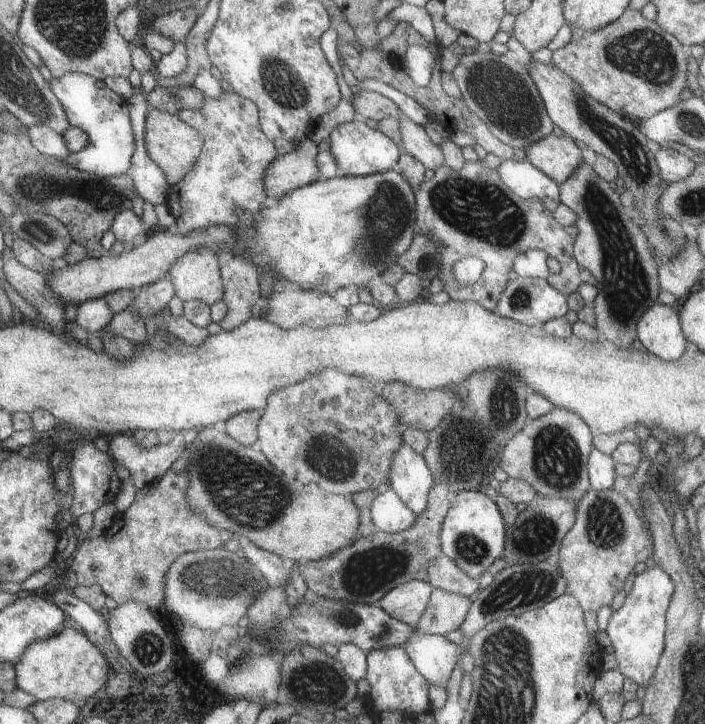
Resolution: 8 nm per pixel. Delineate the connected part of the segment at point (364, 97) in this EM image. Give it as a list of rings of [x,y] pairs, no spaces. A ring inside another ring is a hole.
[[[360,91],[354,96],[351,104],[355,110],[356,118],[362,120],[371,118],[379,122],[388,117],[398,118],[401,110],[399,106],[381,92]]]

